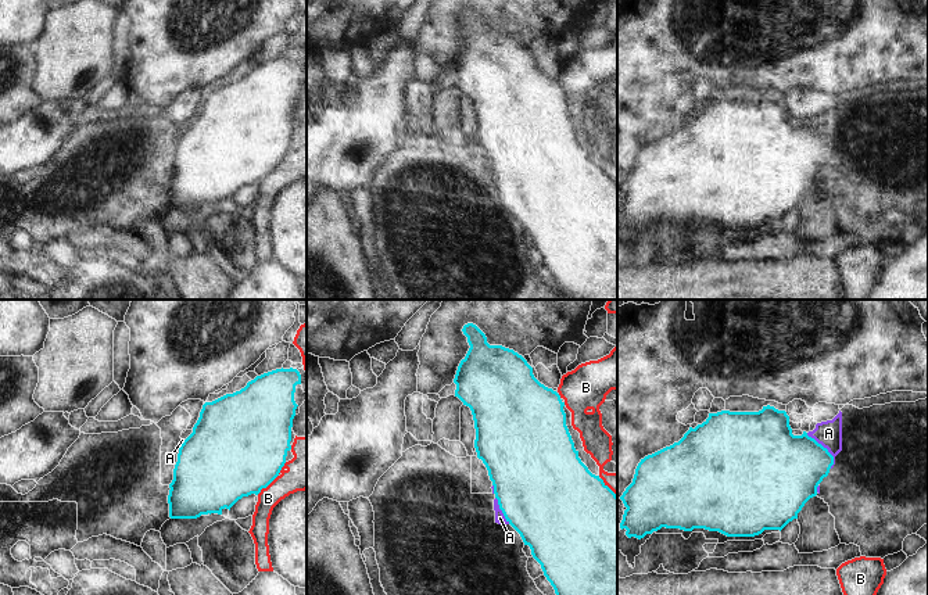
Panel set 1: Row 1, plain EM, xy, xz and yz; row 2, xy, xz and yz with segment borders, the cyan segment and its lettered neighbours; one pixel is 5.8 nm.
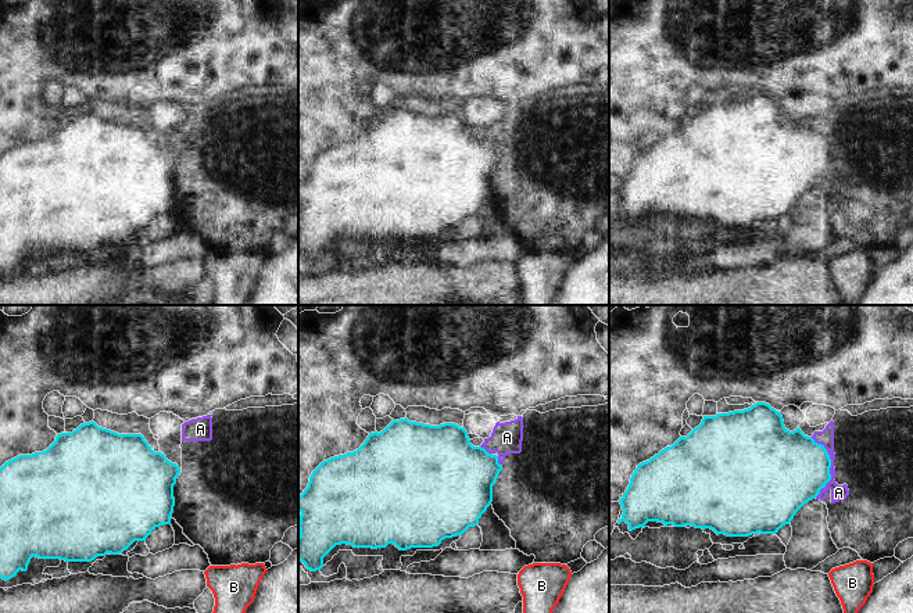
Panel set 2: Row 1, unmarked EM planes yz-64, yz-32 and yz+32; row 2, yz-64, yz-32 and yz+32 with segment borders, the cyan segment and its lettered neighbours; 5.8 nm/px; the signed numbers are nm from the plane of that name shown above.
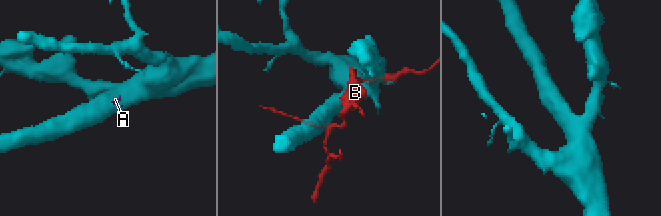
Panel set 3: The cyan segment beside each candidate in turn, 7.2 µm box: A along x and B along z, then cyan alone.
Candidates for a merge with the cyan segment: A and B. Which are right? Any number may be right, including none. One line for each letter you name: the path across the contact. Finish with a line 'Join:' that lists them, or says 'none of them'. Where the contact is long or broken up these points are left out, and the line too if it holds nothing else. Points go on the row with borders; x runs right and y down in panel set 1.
Join: none of them

